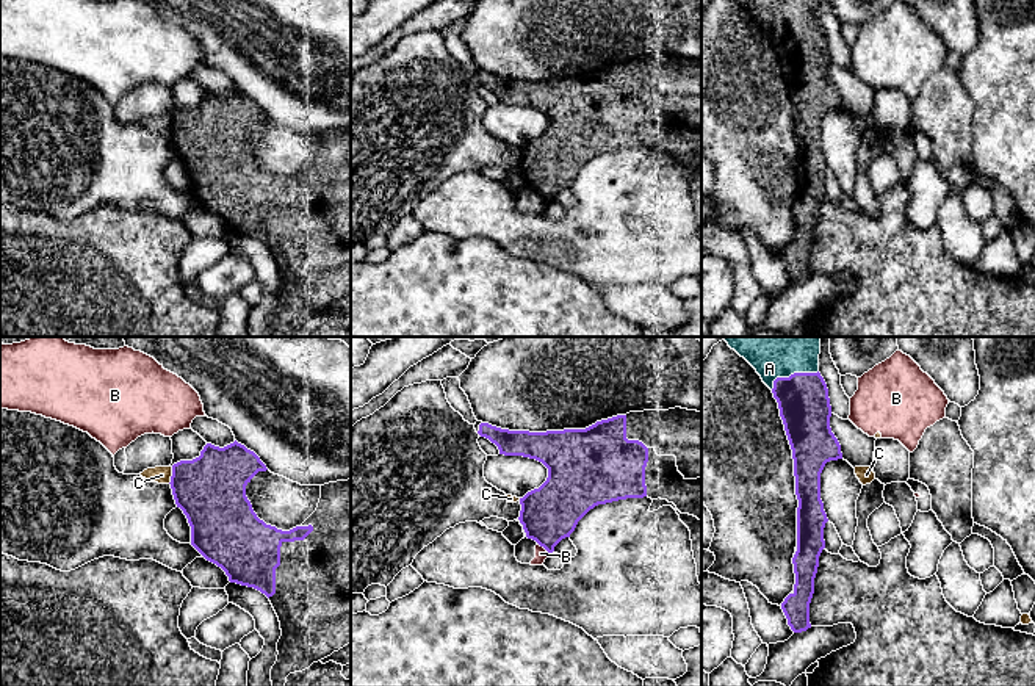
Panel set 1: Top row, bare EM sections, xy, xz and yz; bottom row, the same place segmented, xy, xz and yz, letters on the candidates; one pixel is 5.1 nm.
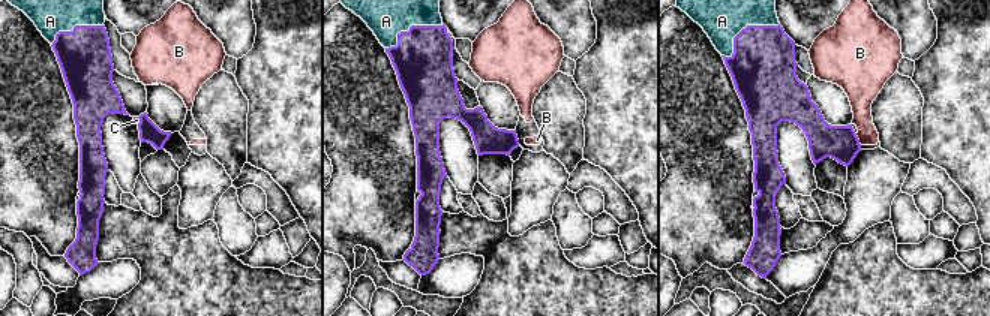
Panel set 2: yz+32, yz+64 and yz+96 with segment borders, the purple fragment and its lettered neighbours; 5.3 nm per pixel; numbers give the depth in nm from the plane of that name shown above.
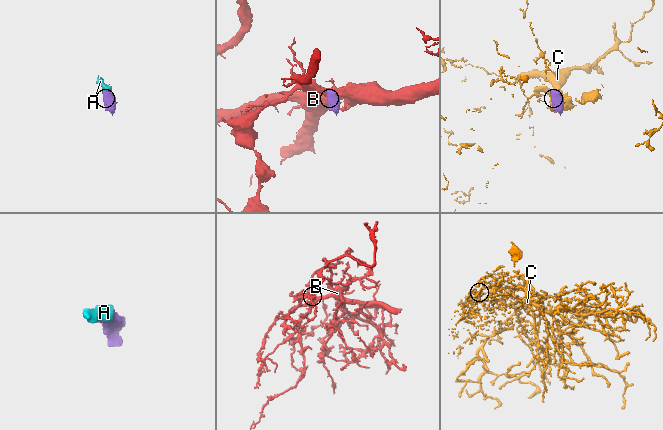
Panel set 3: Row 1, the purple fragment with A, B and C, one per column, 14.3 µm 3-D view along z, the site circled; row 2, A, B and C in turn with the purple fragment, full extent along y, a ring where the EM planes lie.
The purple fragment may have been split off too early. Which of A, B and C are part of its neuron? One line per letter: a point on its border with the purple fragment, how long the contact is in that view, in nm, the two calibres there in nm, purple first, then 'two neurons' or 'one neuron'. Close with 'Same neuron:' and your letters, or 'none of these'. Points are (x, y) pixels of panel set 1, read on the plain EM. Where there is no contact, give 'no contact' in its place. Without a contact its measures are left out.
A: contact yz (791, 24); length 260 nm; calibres 260 and 150 nm; one neuron
B: contact xz (544, 196); length 90 nm; calibres 300 and 60 nm; two neurons
C: contact xy (173, 124); length 90 nm; calibres 360 and 90 nm; two neurons
Same neuron: A

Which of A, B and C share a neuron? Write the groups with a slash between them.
A / B C

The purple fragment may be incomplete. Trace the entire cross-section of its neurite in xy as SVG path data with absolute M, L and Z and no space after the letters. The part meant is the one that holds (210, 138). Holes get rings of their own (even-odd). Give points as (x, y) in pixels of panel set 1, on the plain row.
M236 89L224 97L207 92L199 107L172 114L169 133L191 175L191 194L221 216L230 232L254 236L269 247L282 279L271 330L272 337L285 337L290 323L308 318L351 291L351 128L321 135L316 160L301 175L282 180L260 169L246 146L251 128L266 119L260 107Z

